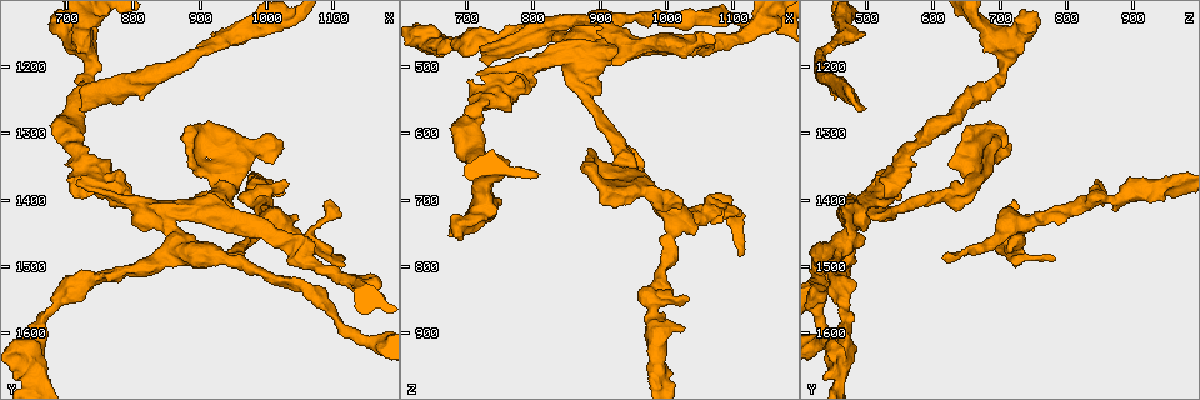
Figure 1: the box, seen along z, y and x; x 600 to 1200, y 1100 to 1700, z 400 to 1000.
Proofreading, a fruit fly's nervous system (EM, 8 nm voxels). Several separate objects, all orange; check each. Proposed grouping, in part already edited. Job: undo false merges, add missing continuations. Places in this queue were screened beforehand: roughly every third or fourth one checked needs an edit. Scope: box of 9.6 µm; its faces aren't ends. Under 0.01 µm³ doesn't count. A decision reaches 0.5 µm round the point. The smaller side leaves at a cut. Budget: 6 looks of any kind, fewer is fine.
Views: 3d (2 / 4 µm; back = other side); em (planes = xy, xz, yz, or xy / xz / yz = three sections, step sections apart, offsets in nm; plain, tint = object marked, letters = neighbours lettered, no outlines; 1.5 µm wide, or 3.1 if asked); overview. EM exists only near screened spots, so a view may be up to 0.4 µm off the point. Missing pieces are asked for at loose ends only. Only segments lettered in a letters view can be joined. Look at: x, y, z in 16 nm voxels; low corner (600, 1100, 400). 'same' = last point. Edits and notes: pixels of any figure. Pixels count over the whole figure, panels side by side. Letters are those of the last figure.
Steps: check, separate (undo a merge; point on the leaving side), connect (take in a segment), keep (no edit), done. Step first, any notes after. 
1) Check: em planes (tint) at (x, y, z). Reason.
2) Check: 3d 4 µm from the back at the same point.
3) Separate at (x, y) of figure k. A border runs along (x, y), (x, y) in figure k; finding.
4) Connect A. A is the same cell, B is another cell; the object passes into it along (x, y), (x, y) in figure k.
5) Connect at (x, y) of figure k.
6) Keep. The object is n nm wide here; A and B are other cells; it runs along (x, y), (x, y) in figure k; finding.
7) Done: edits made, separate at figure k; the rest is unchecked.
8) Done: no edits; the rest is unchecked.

Check: em xy step 4 (letters) at (725, 1345, 550).

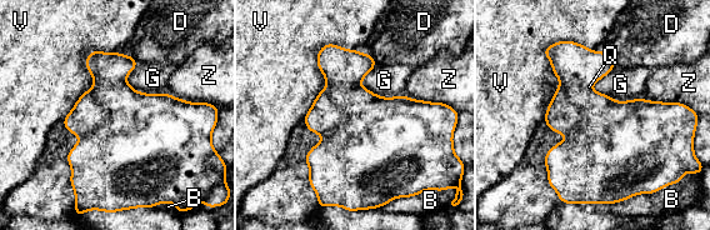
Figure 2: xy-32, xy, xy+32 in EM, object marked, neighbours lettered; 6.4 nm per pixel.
Separate at (88, 115) of figure 2. The longest contact is with V, 550 nm; B, D, G, Q, V and Z are other cells; two neurons meet here.

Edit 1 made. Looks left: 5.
Check: overview. See it whole again.

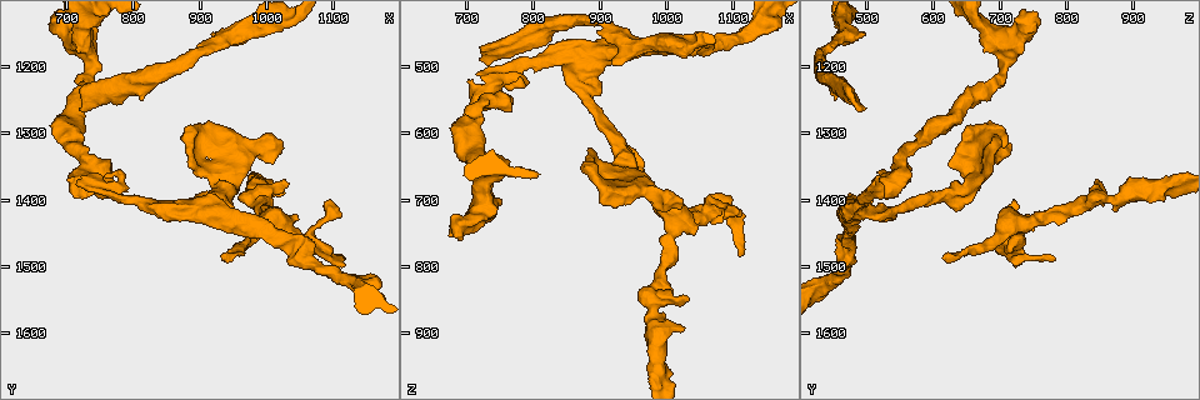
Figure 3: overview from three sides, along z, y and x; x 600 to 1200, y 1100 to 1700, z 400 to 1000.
Check: em planes (letters) at (1000, 1320, 705). Abrupt turn.

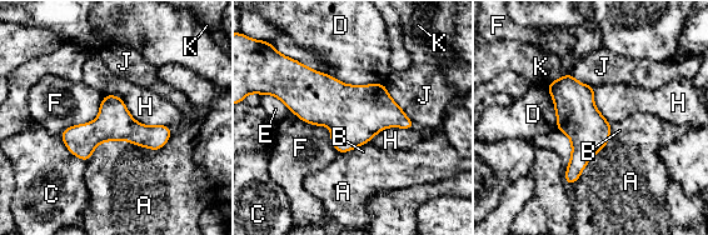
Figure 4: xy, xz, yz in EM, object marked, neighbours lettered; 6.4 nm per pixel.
Keep. A, B, C, D, E, F, H, J and K are other cells; a border runs along (289, 110), (325, 125), (338, 151) in figure 4; continuous, no second neuron.

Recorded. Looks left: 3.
Check: em xz step 8 (letters) at (1090, 1405, 730). Thin end.

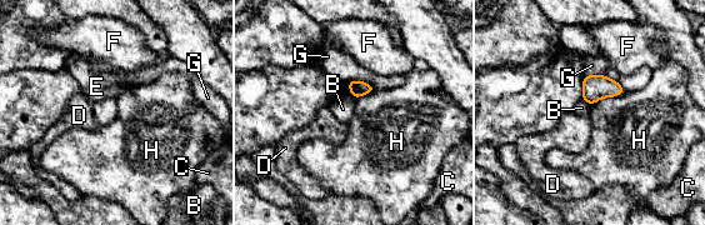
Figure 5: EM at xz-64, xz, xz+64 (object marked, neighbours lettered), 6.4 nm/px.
Keep. B, C, D, E, F, G and H are other cells; no lettered segment goes on from it.

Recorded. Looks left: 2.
Done: edits made, separate at figure 2; the rest is unchecked.

